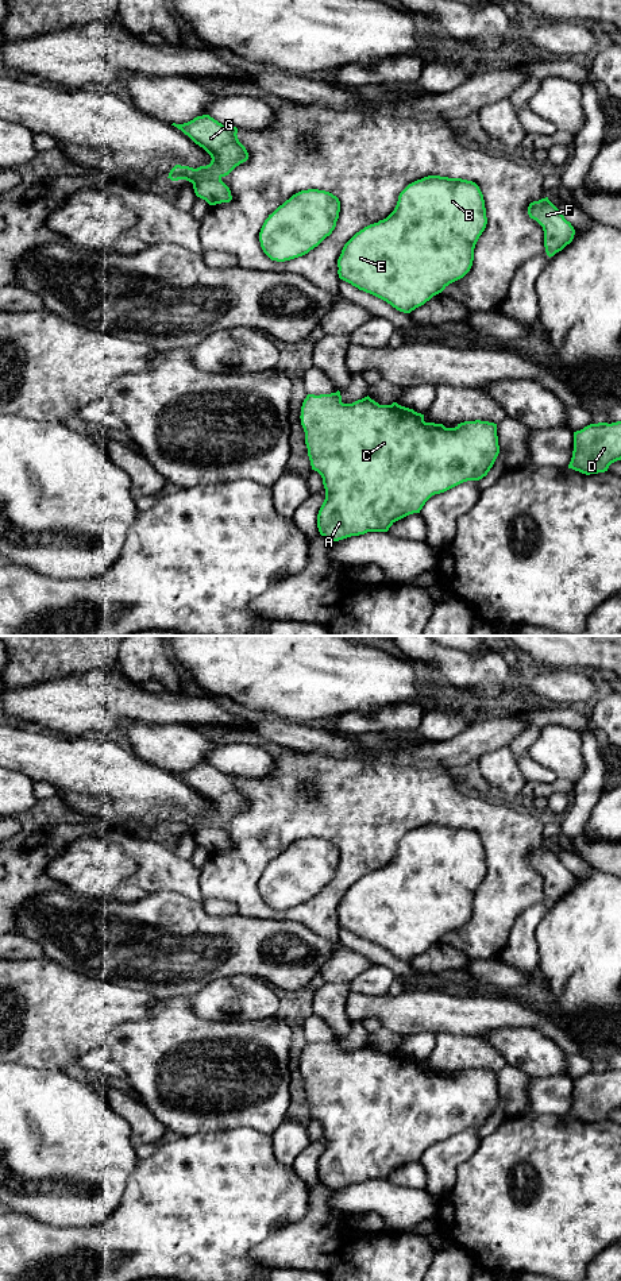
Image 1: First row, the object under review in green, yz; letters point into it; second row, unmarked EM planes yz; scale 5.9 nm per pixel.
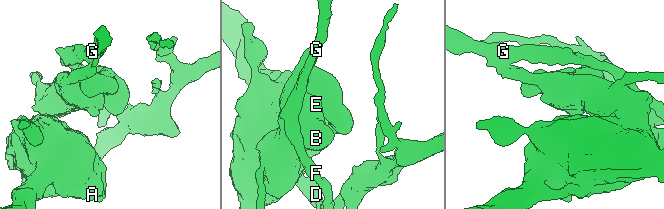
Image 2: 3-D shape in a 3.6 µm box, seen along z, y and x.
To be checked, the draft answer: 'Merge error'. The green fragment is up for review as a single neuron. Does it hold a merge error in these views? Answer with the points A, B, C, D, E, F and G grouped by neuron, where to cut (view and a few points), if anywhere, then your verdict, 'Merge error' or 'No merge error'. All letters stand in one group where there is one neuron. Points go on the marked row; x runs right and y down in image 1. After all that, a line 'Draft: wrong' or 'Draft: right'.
Groups: A B C D E / F G. Split along yz (220, 177), (200, 177), (193, 184). Merge error
Draft: right

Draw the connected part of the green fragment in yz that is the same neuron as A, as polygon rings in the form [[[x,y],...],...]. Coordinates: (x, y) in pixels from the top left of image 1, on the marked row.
[[[339,390],[331,394],[308,394],[300,418],[312,470],[321,475],[325,489],[325,499],[317,514],[317,528],[320,535],[331,541],[367,532],[387,532],[396,521],[420,513],[432,495],[486,476],[500,454],[494,423],[475,420],[446,428],[443,424],[425,423],[424,414],[413,409],[397,402],[379,405],[369,396],[352,404],[343,404]]]

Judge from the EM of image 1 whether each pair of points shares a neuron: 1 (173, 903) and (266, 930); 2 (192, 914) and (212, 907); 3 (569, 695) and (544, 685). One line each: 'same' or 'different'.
1: same
2: different
3: same

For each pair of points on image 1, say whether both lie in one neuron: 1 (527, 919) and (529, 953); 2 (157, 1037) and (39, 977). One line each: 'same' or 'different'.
1: same
2: different

